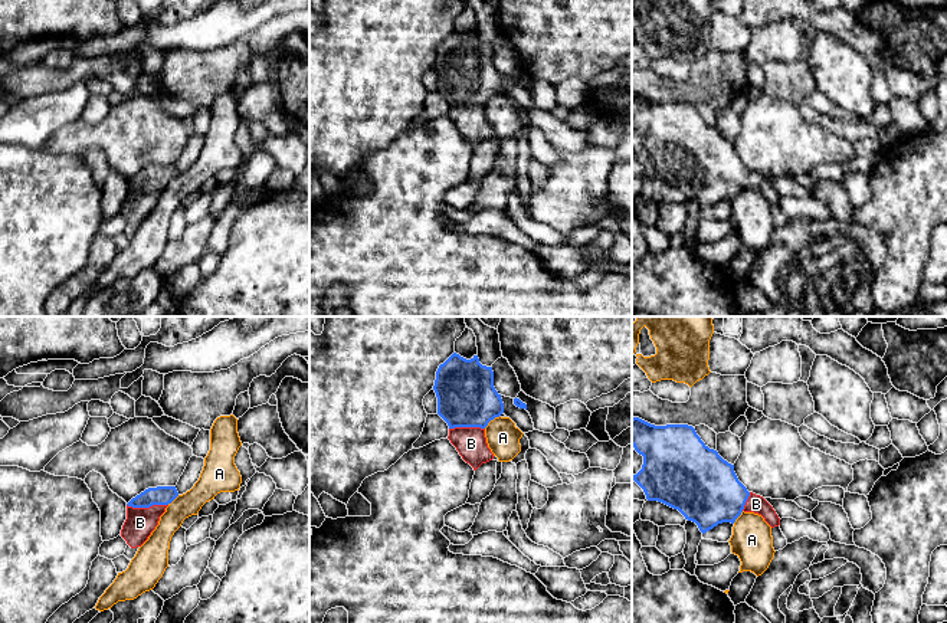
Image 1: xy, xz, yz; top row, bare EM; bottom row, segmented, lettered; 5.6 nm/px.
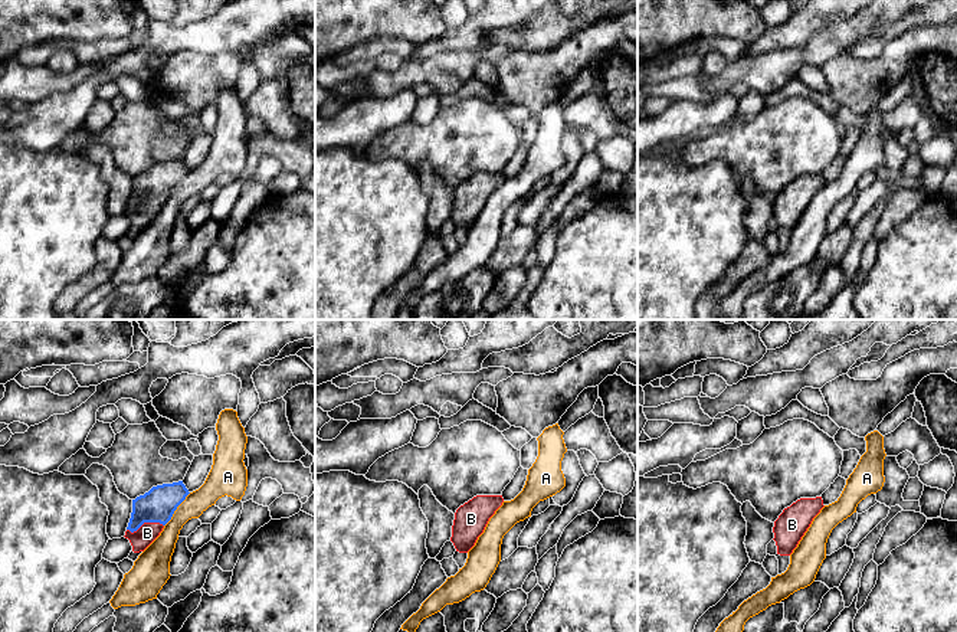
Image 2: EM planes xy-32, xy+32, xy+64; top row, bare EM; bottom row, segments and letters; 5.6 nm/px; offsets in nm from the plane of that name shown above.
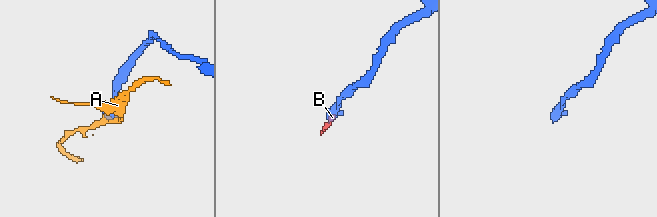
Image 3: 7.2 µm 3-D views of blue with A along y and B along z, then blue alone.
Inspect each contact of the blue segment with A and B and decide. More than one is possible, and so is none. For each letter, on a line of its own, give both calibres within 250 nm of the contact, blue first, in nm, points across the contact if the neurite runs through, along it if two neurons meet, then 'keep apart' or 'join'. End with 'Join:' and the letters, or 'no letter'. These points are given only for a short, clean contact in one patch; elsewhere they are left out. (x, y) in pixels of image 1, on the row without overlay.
A: 320 nm thick on the blue side, 190 nm on the other; keep apart
B: 110 nm thick on the blue side, 170 nm on the other; runs through xy (161, 173), (147, 184), (140, 200); join
Join: B

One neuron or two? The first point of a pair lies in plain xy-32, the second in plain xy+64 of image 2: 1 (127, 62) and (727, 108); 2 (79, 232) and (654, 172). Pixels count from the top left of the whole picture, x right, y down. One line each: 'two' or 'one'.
1: one
2: one

